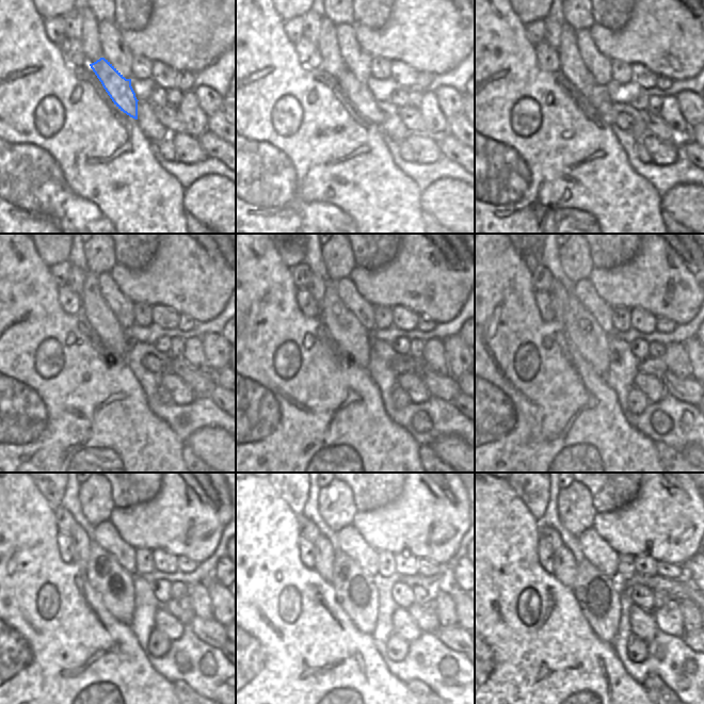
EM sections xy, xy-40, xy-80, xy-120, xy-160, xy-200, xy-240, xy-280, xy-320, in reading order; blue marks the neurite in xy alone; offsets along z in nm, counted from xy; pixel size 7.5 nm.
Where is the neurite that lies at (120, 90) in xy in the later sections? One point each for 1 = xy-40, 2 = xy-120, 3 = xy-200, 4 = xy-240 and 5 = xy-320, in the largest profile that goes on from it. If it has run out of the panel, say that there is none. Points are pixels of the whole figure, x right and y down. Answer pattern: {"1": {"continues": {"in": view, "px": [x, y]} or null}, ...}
{"1": {"continues": {"in": "xy-40", "px": [357, 92]}}, "2": {"continues": {"in": "xy-120", "px": [152, 363]}}, "3": {"continues": {"in": "xy-200", "px": [657, 367]}}, "4": {"continues": {"in": "xy-240", "px": [181, 608]}}, "5": {"continues": {"in": "xy-320", "px": [668, 618]}}}

